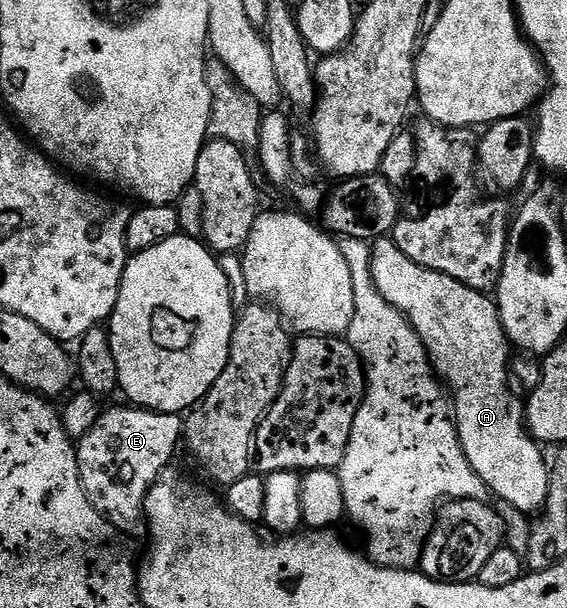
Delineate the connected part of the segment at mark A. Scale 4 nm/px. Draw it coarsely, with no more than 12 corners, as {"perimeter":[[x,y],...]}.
{"perimeter":[[371,244],[371,277],[415,327],[455,429],[502,503],[551,472],[509,383],[494,299]]}

